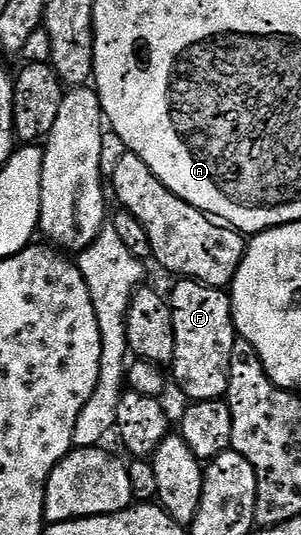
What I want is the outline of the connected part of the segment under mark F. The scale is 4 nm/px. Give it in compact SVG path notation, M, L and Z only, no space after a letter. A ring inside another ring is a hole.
M193 280L175 283L174 291L168 294L174 321L173 385L175 382L190 402L225 399L232 364L232 344L236 340L229 293L217 286L206 286Z

